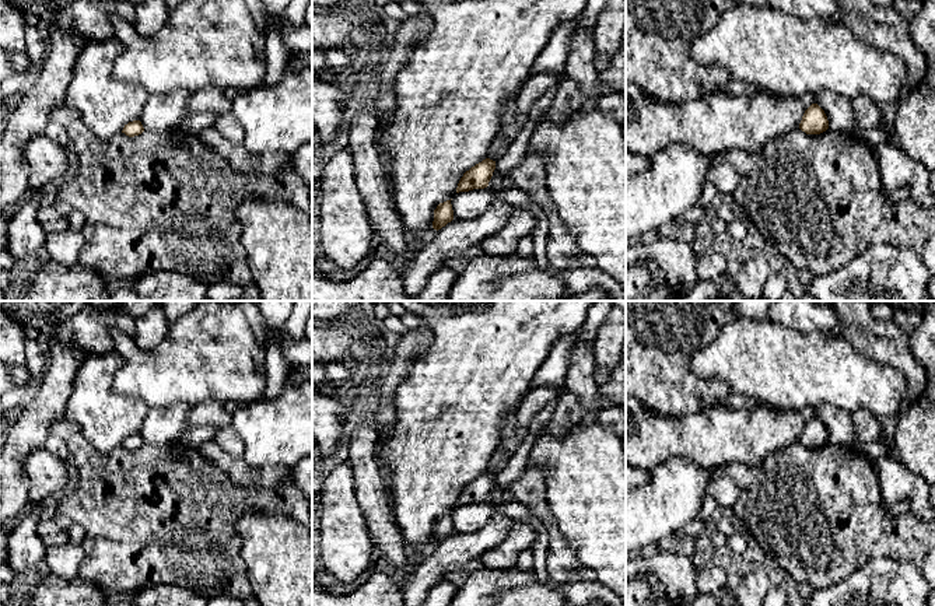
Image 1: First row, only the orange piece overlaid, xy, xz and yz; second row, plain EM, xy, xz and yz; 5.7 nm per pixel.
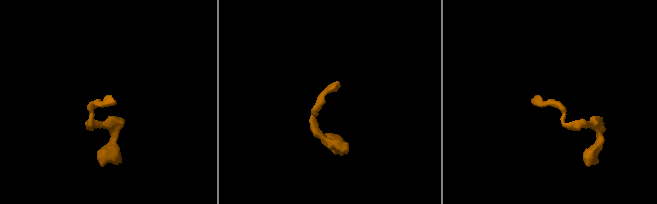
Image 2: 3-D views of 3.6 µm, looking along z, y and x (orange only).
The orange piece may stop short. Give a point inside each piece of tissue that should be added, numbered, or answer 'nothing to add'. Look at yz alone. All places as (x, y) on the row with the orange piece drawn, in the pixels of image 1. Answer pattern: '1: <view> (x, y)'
nothing to add

